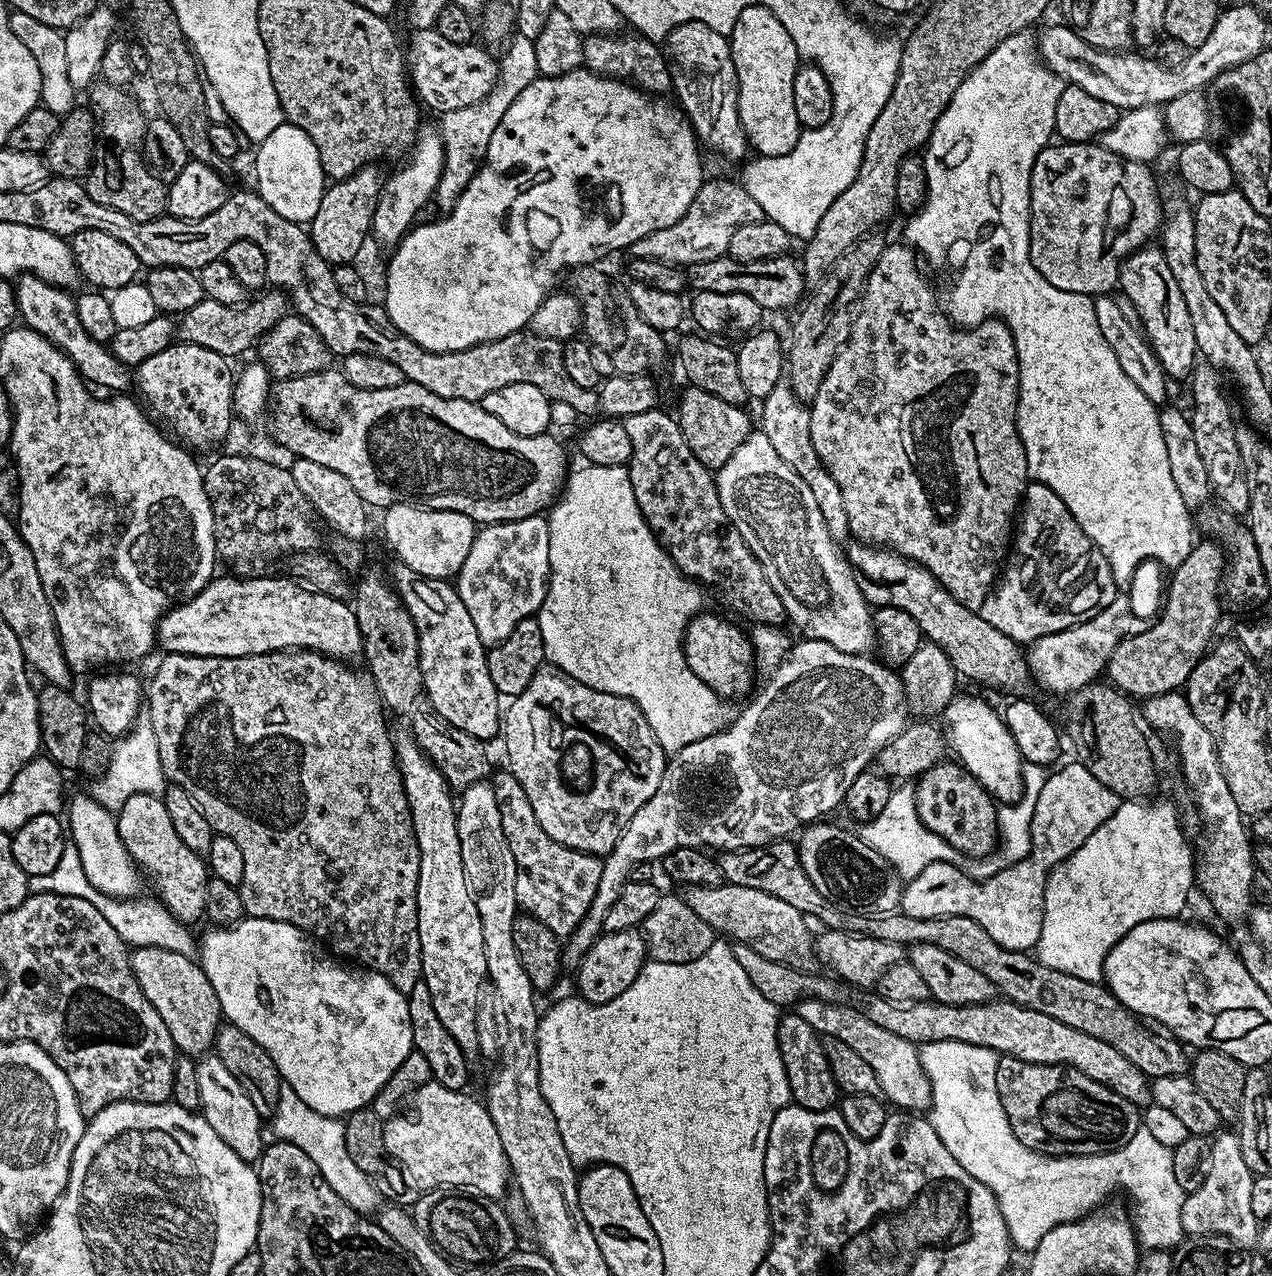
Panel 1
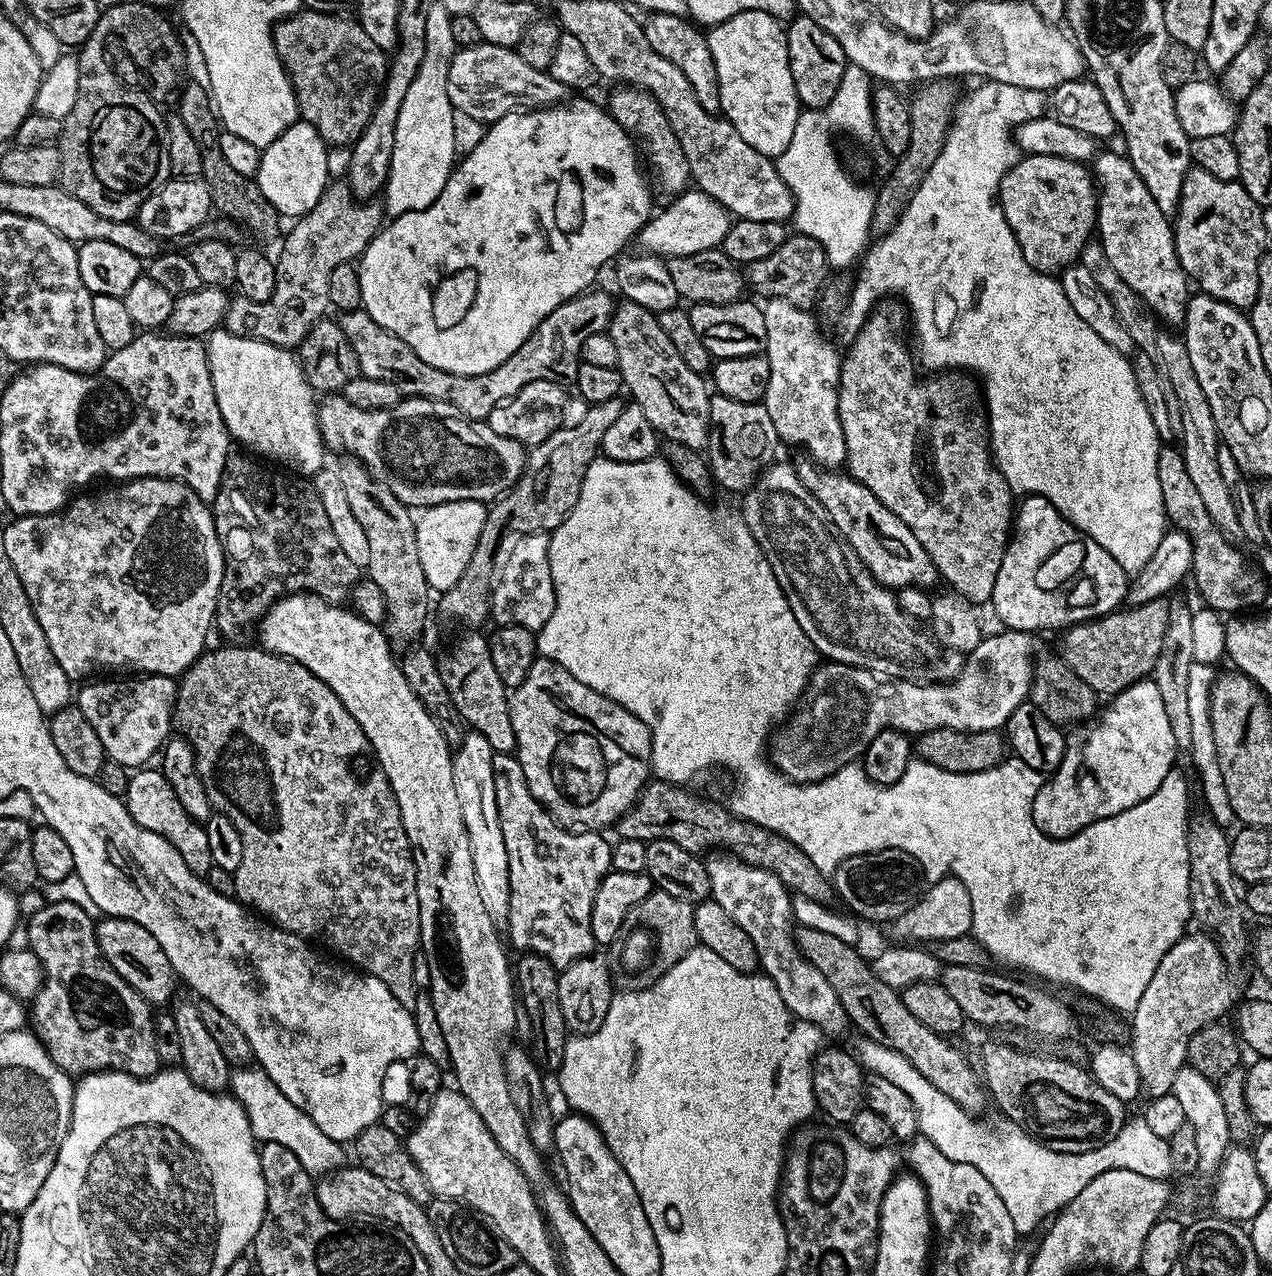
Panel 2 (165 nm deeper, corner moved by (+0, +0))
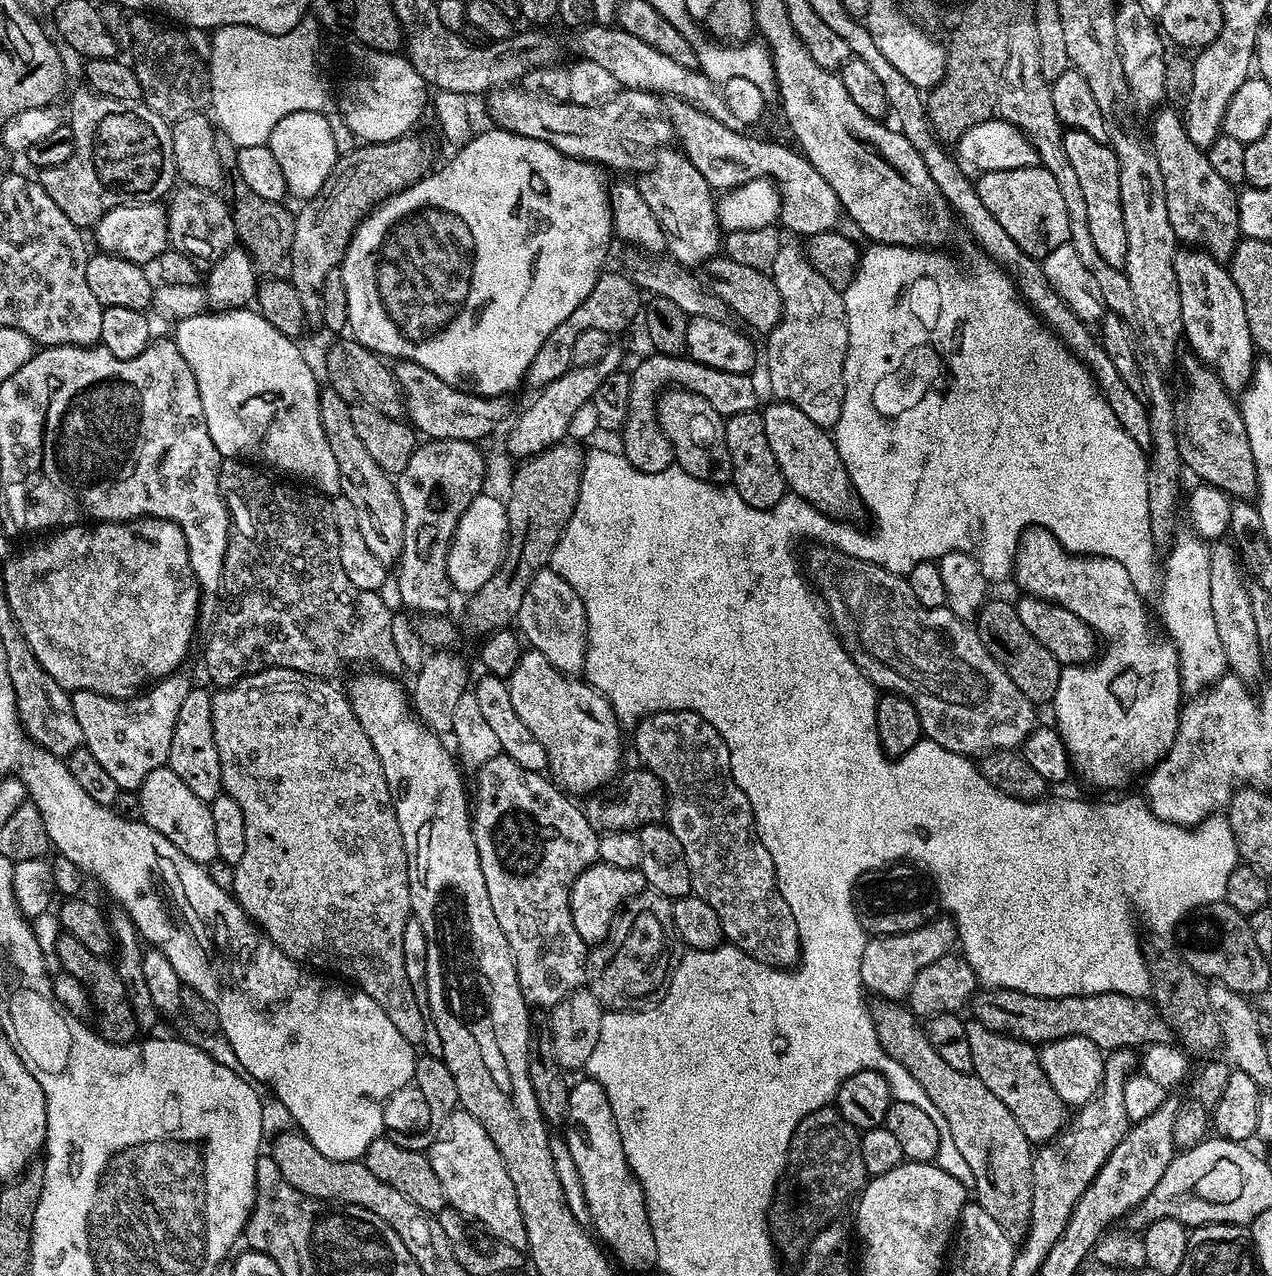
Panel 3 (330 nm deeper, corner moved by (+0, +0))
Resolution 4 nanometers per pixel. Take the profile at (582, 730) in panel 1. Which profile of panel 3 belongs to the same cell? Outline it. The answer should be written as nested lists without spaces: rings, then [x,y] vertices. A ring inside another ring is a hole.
[[[535,650],[521,651],[517,666],[506,683],[518,718],[545,748],[547,771],[565,793],[576,798],[587,797],[589,792],[597,792],[621,771],[622,724],[618,713],[597,688],[550,666]]]

